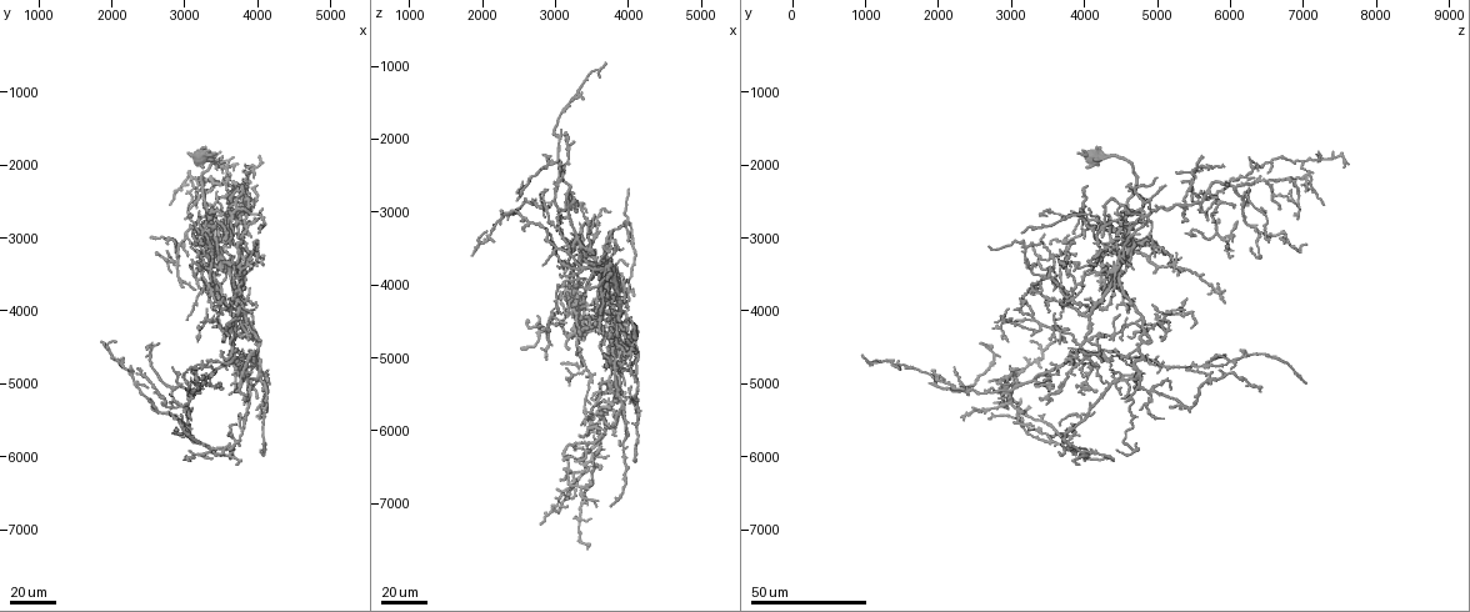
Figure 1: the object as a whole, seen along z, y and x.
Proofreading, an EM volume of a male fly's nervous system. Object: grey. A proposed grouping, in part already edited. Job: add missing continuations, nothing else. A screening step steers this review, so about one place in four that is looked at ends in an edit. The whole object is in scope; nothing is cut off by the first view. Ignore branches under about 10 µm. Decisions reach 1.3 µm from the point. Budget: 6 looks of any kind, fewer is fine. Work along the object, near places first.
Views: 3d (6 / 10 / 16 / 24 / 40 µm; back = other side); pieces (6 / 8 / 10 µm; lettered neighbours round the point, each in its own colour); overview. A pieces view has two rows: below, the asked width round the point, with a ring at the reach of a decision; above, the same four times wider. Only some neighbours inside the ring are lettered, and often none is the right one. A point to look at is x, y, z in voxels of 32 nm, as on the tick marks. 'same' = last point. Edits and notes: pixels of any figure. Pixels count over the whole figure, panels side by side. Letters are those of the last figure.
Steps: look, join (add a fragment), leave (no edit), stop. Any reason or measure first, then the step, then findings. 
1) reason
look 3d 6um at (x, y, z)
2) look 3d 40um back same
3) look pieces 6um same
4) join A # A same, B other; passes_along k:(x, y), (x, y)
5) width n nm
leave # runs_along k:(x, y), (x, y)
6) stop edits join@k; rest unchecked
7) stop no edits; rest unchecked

thin end
look 3d 24um at (3300, 3450, 4900)

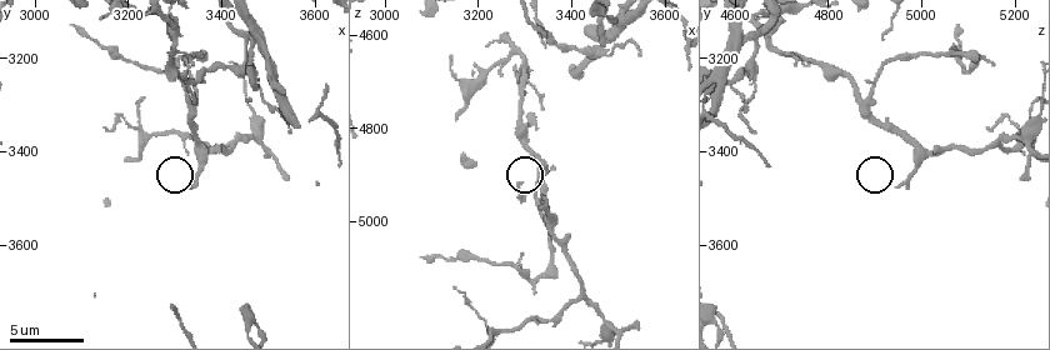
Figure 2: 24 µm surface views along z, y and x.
look pieces 8um at (3345, 3480, 4950)

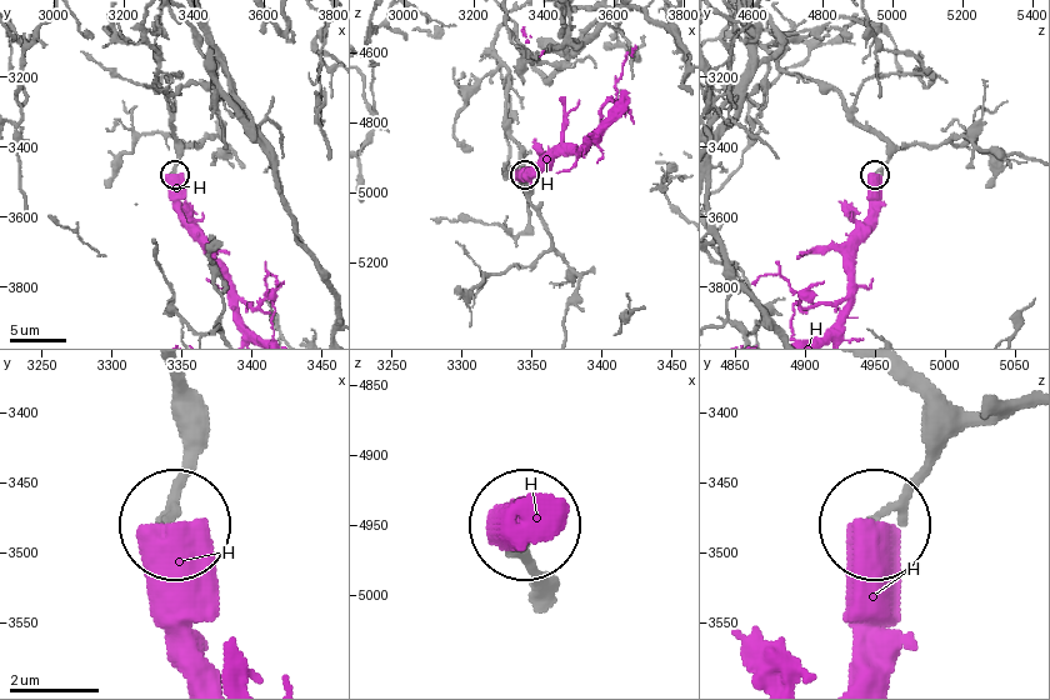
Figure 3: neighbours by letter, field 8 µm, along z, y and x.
width 130 nm
leave # H other; runs_along 3:(896, 376), (919, 410), (926, 465), (878, 518); no lettered fragment goes on from it

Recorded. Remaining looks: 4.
branch stops here
look pieces 6um at (3545, 3455, 5225)

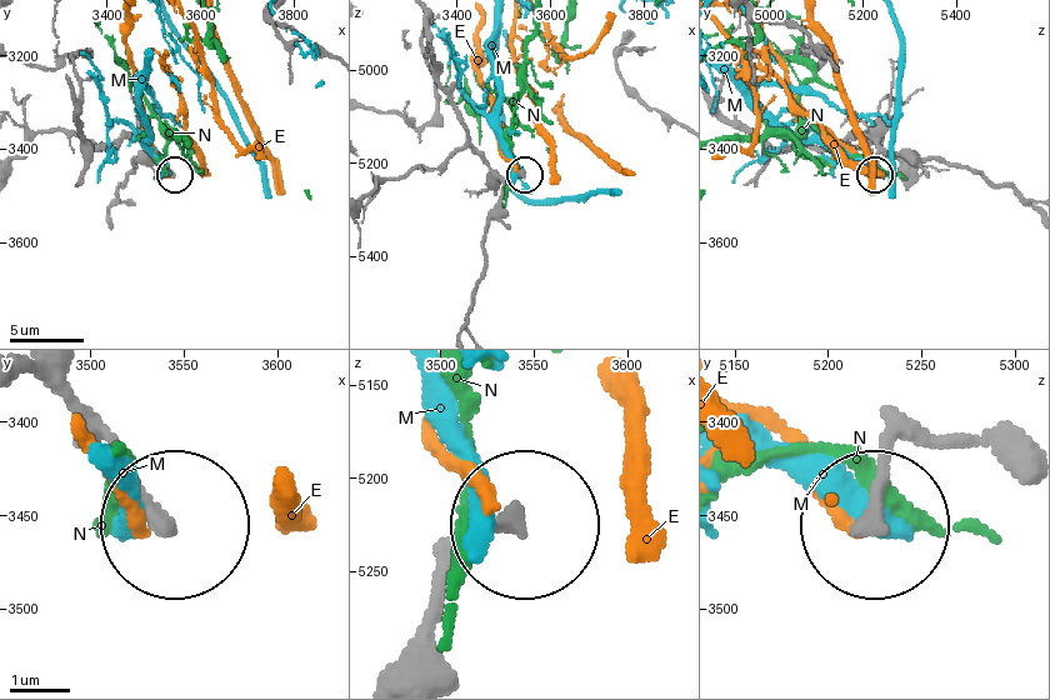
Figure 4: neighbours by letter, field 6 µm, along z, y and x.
width 280 nm
leave # E other, M other, N other; runs_along 4:(424, 20), (436, 84), (468, 140), (499, 174), (524, 174); no lettered fragment goes on from it

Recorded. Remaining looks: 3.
an open end
look 3d 24um at (3000, 5550, 3050)

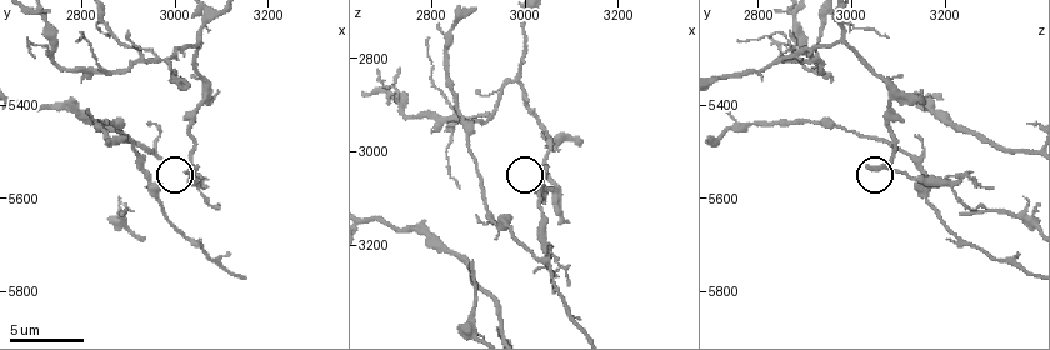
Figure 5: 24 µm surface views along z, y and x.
look pieces 10um at (3040, 5535, 3035)

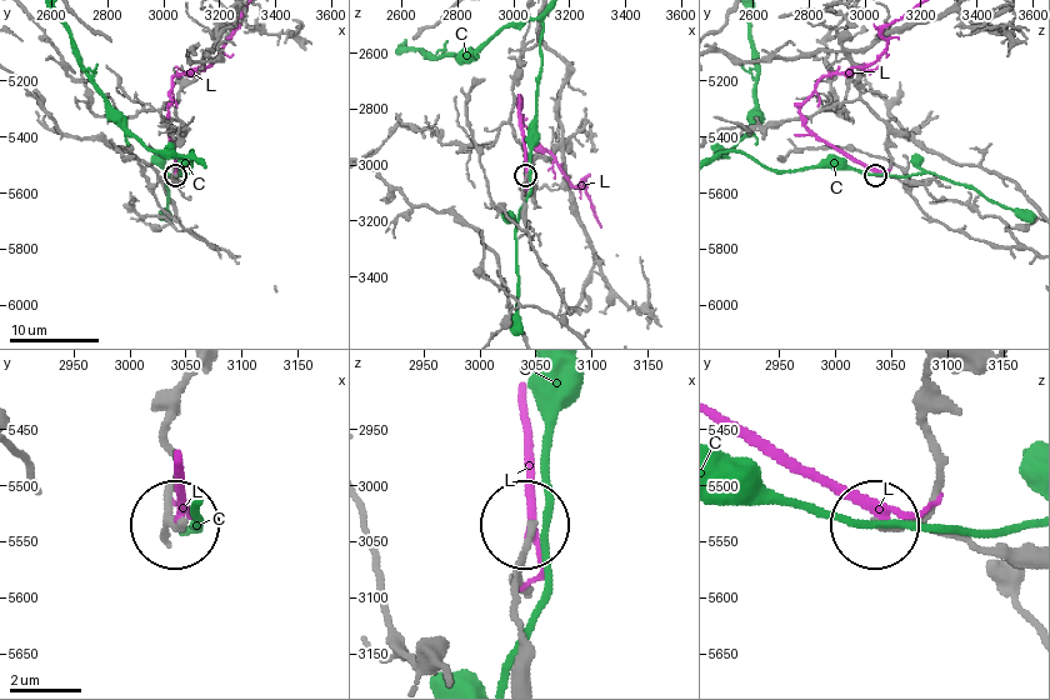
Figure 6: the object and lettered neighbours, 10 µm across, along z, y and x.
width 210 nm
leave # C other, L other; none of them fits

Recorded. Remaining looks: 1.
stop no edits; rest unchecked

